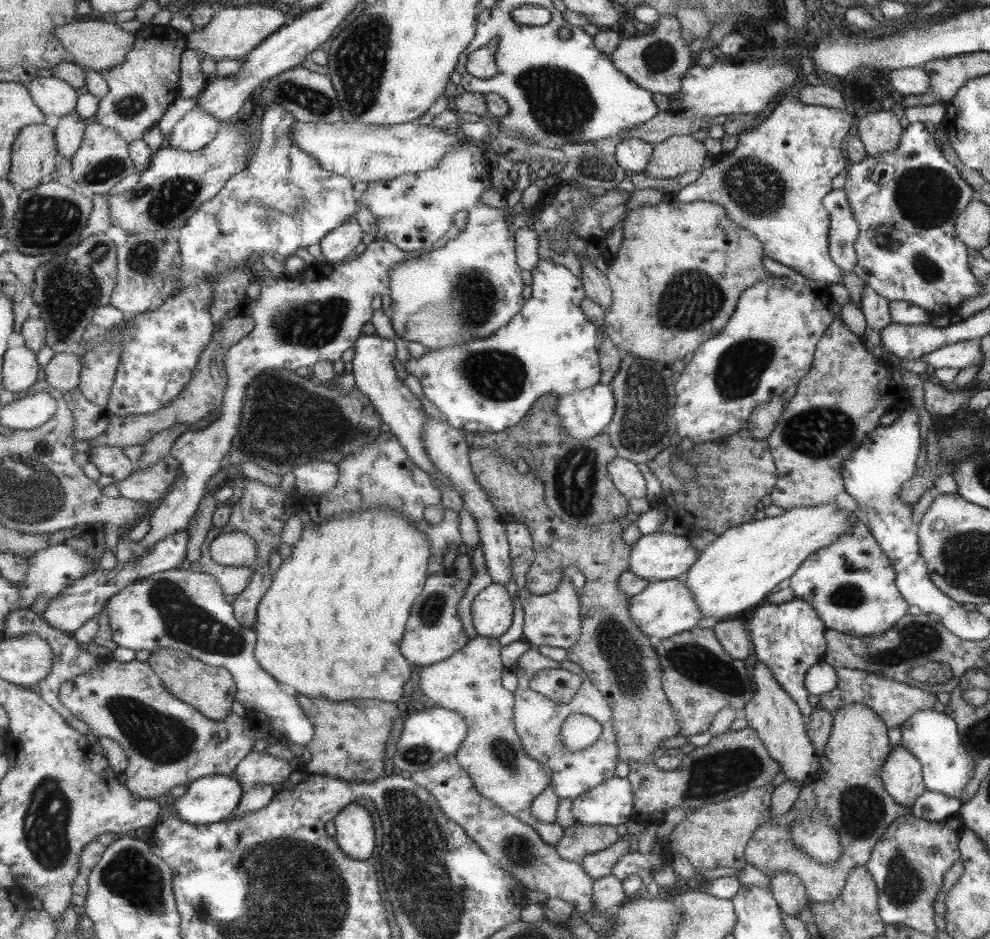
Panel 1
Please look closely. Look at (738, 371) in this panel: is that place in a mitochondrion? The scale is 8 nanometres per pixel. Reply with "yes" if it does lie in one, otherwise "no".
yes

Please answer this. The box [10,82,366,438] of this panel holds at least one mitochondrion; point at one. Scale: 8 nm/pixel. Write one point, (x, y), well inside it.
(76, 289)

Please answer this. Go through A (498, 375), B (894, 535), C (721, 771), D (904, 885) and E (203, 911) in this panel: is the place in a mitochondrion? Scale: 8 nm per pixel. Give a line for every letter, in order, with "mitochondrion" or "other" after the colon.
A: mitochondrion
B: other
C: mitochondrion
D: mitochondrion
E: mitochondrion

